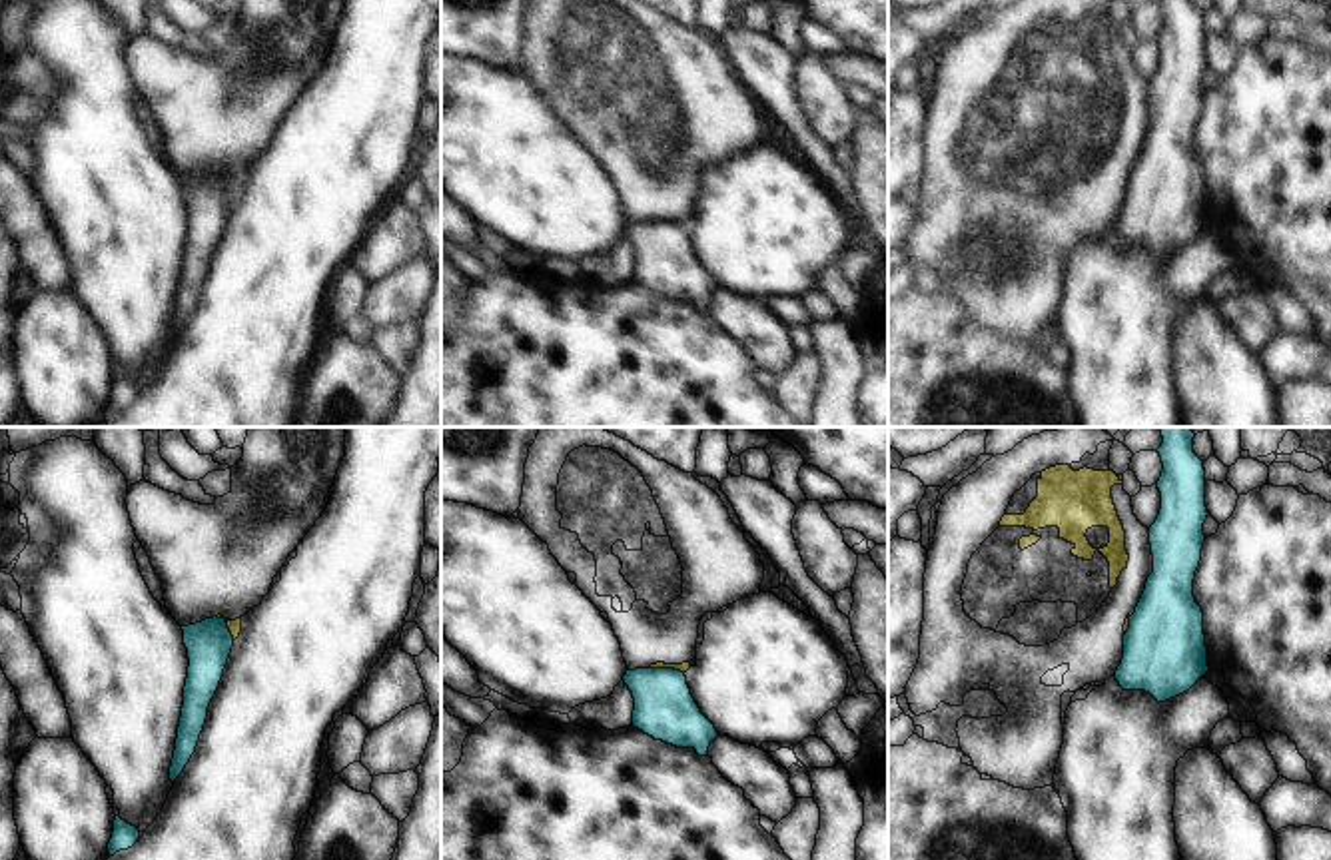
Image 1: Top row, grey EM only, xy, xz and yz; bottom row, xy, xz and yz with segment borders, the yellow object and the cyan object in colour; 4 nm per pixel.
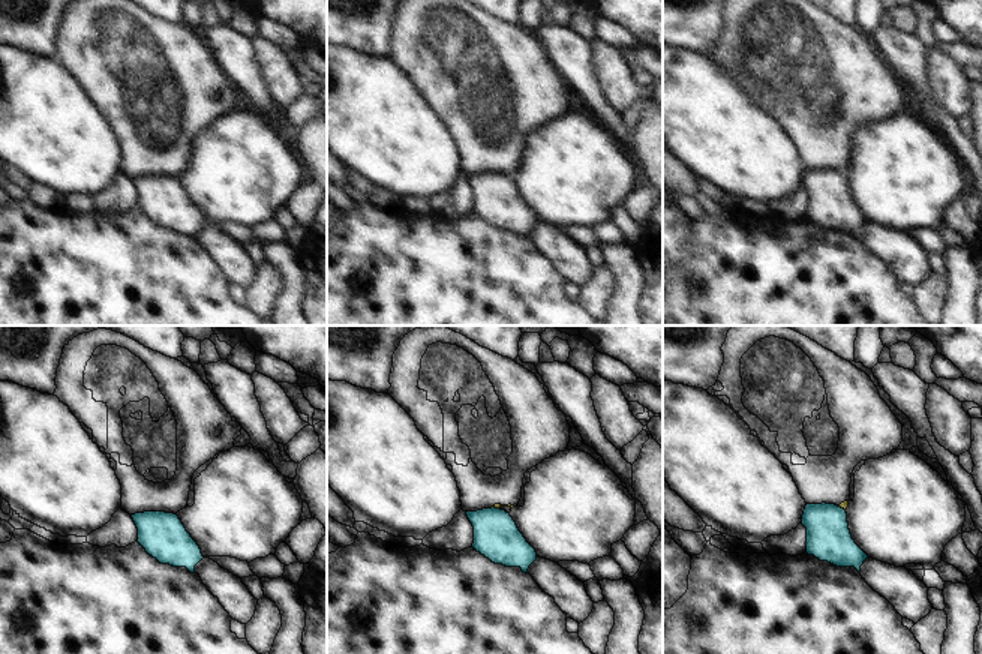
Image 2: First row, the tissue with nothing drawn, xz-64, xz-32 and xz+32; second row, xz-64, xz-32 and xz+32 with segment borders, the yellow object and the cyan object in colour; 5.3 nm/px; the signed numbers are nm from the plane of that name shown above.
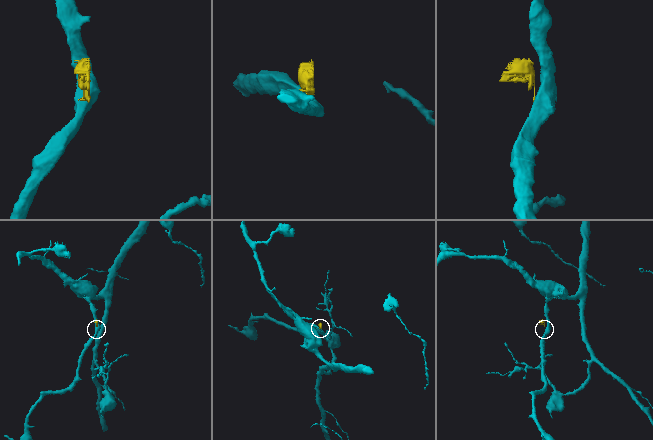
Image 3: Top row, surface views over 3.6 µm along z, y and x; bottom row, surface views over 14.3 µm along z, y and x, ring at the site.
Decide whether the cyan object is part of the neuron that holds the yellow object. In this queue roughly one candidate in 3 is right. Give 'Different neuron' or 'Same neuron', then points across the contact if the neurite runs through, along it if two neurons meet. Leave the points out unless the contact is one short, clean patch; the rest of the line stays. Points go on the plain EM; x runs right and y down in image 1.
Different neuron. Boundary: xz (649, 220), (673, 220), (683, 226)

